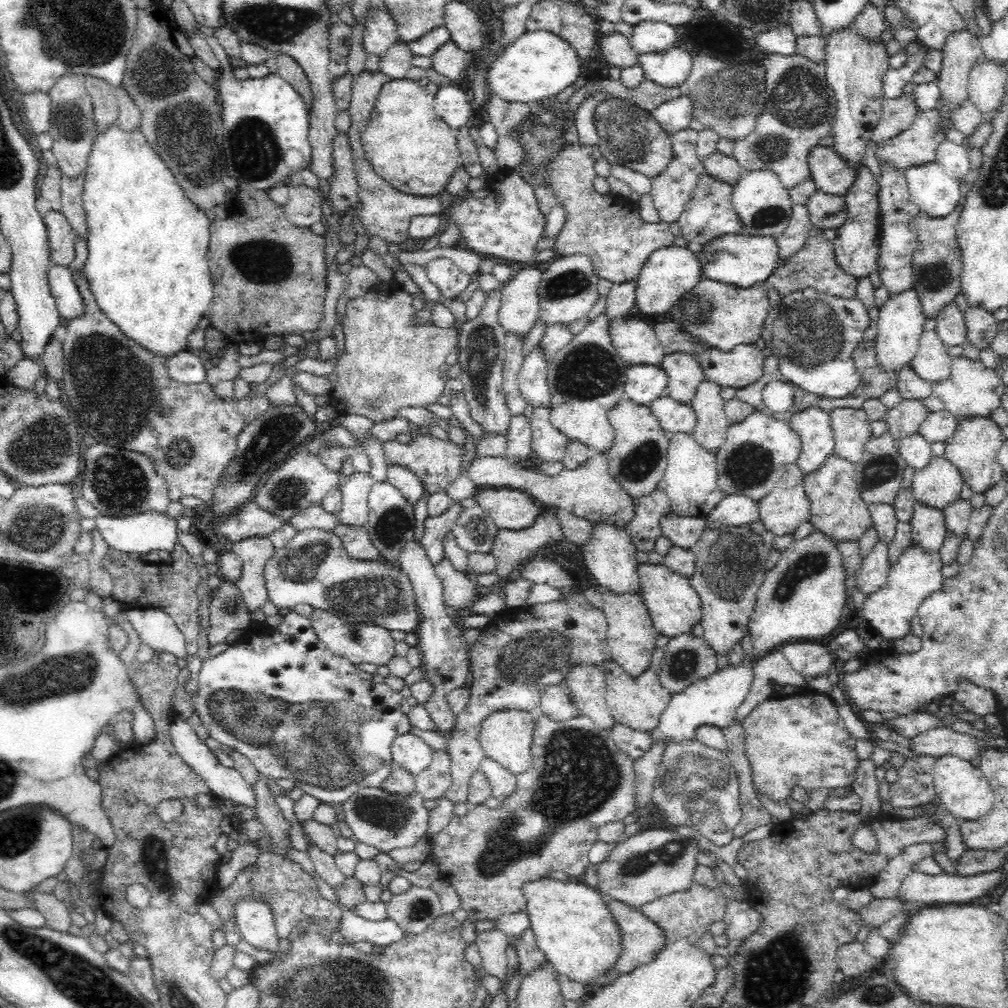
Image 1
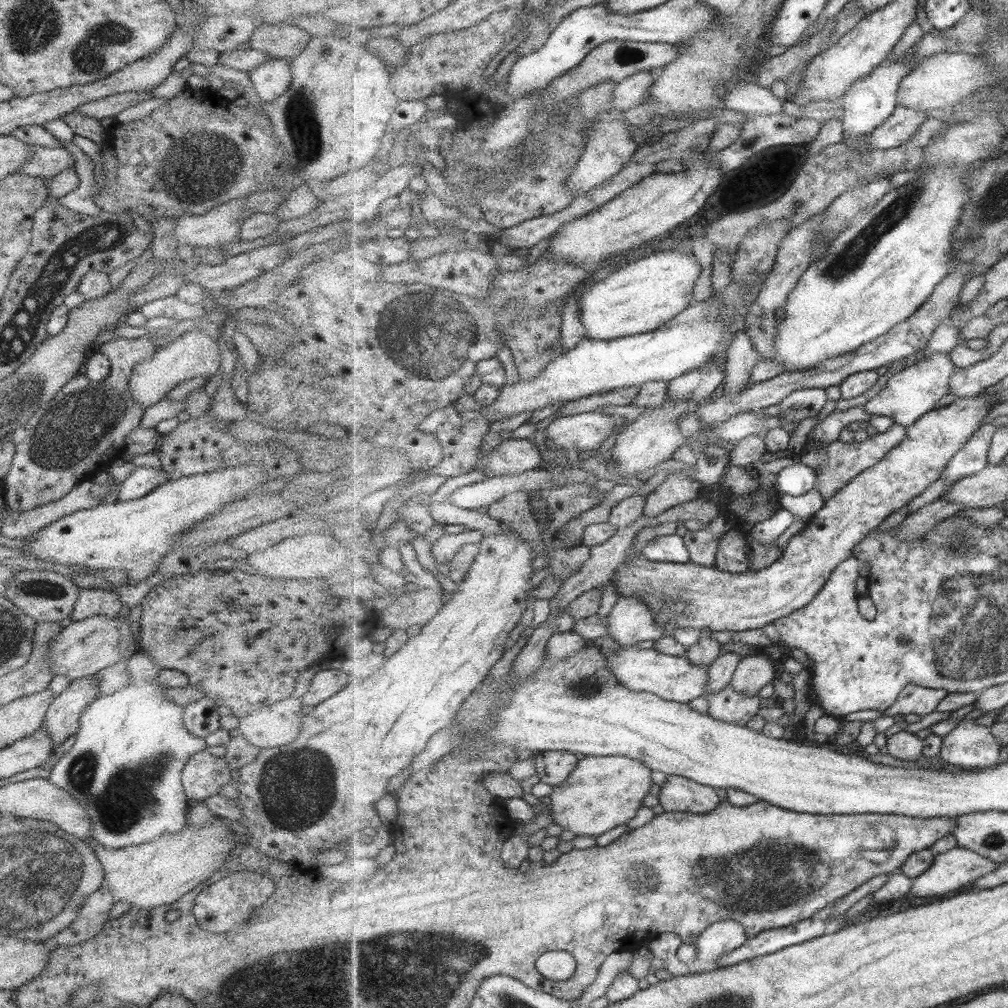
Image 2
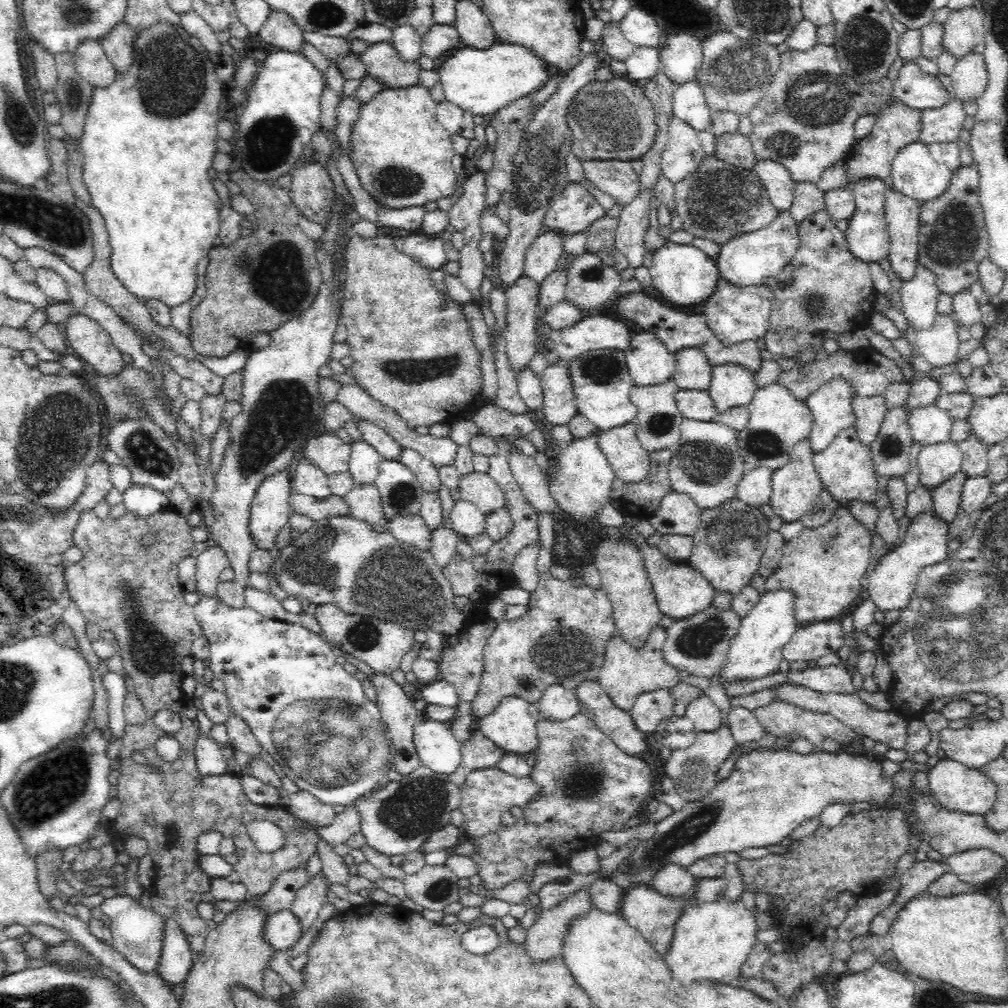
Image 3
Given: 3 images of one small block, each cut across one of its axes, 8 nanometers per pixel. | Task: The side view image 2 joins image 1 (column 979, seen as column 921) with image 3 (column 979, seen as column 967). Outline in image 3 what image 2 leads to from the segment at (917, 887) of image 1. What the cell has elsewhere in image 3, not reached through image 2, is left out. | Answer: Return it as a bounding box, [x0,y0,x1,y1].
[946,848,1007,886]

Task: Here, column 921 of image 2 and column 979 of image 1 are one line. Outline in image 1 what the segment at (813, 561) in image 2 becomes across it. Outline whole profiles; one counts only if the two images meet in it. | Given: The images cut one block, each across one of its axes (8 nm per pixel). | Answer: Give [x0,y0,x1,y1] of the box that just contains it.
[945,417,1006,494]

